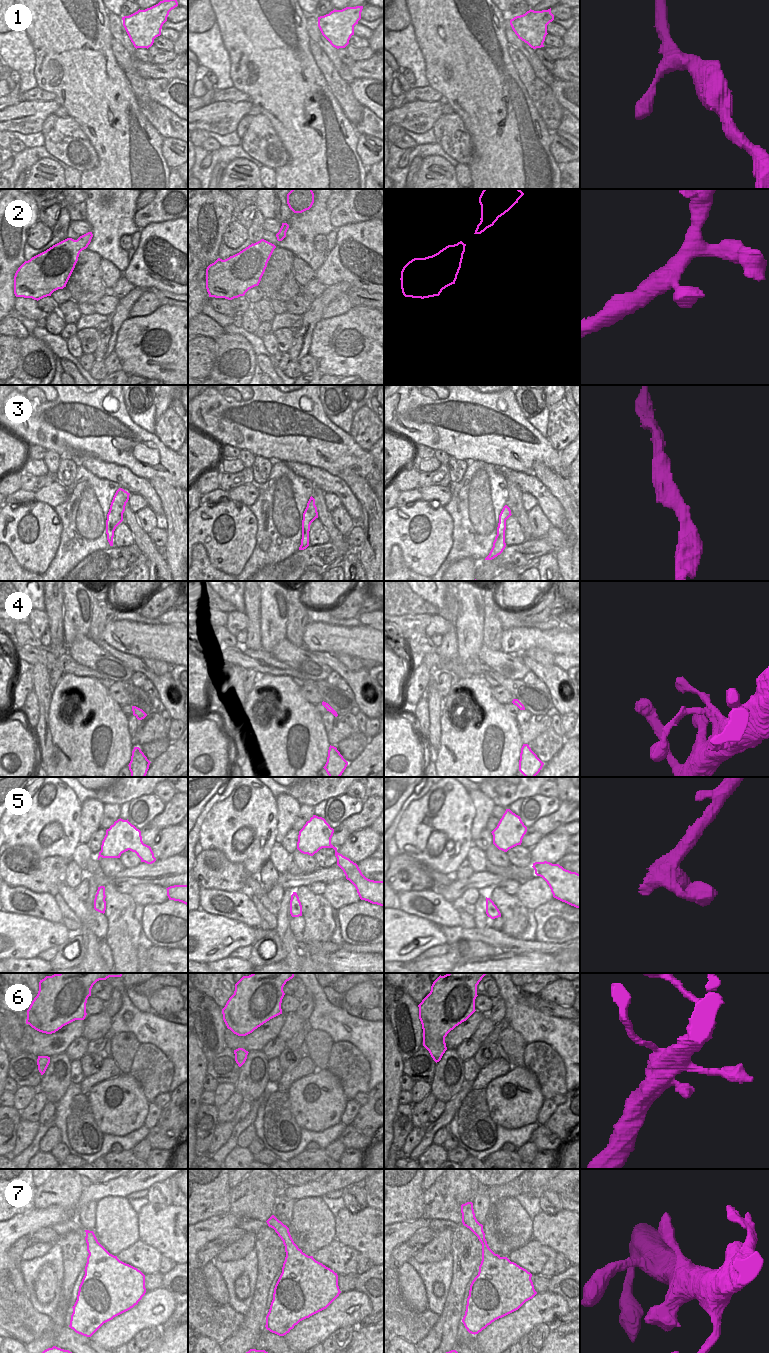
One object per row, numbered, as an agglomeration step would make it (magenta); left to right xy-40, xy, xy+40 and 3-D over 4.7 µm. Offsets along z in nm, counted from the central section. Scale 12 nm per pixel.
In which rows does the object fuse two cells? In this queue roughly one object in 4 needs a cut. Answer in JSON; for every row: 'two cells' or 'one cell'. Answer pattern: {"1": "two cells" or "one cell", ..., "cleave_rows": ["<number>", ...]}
{"1": "one cell", "2": "one cell", "3": "one cell", "4": "one cell", "5": "one cell", "6": "one cell", "7": "one cell", "cleave_rows": []}

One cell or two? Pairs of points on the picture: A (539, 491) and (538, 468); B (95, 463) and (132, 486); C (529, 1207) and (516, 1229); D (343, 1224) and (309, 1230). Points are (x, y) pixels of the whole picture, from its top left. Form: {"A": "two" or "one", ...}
{"A": "two", "B": "one", "C": "two", "D": "two"}

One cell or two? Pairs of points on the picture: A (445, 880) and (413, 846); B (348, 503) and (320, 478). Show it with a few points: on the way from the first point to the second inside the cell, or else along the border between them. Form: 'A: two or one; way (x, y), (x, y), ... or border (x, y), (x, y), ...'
A: two; border (431, 869), (452, 876)
B: one; way (348, 494), (337, 486), (329, 484)

